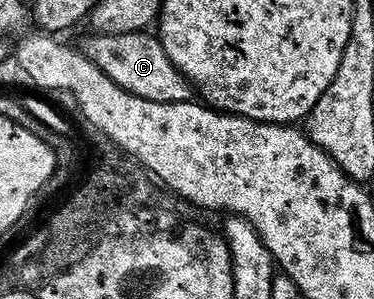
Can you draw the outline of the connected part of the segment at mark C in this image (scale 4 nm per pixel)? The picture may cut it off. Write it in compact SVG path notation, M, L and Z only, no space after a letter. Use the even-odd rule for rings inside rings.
M149 33L132 35L98 34L89 43L88 58L101 74L125 92L157 104L187 103L192 100L192 84L170 61L160 40Z

